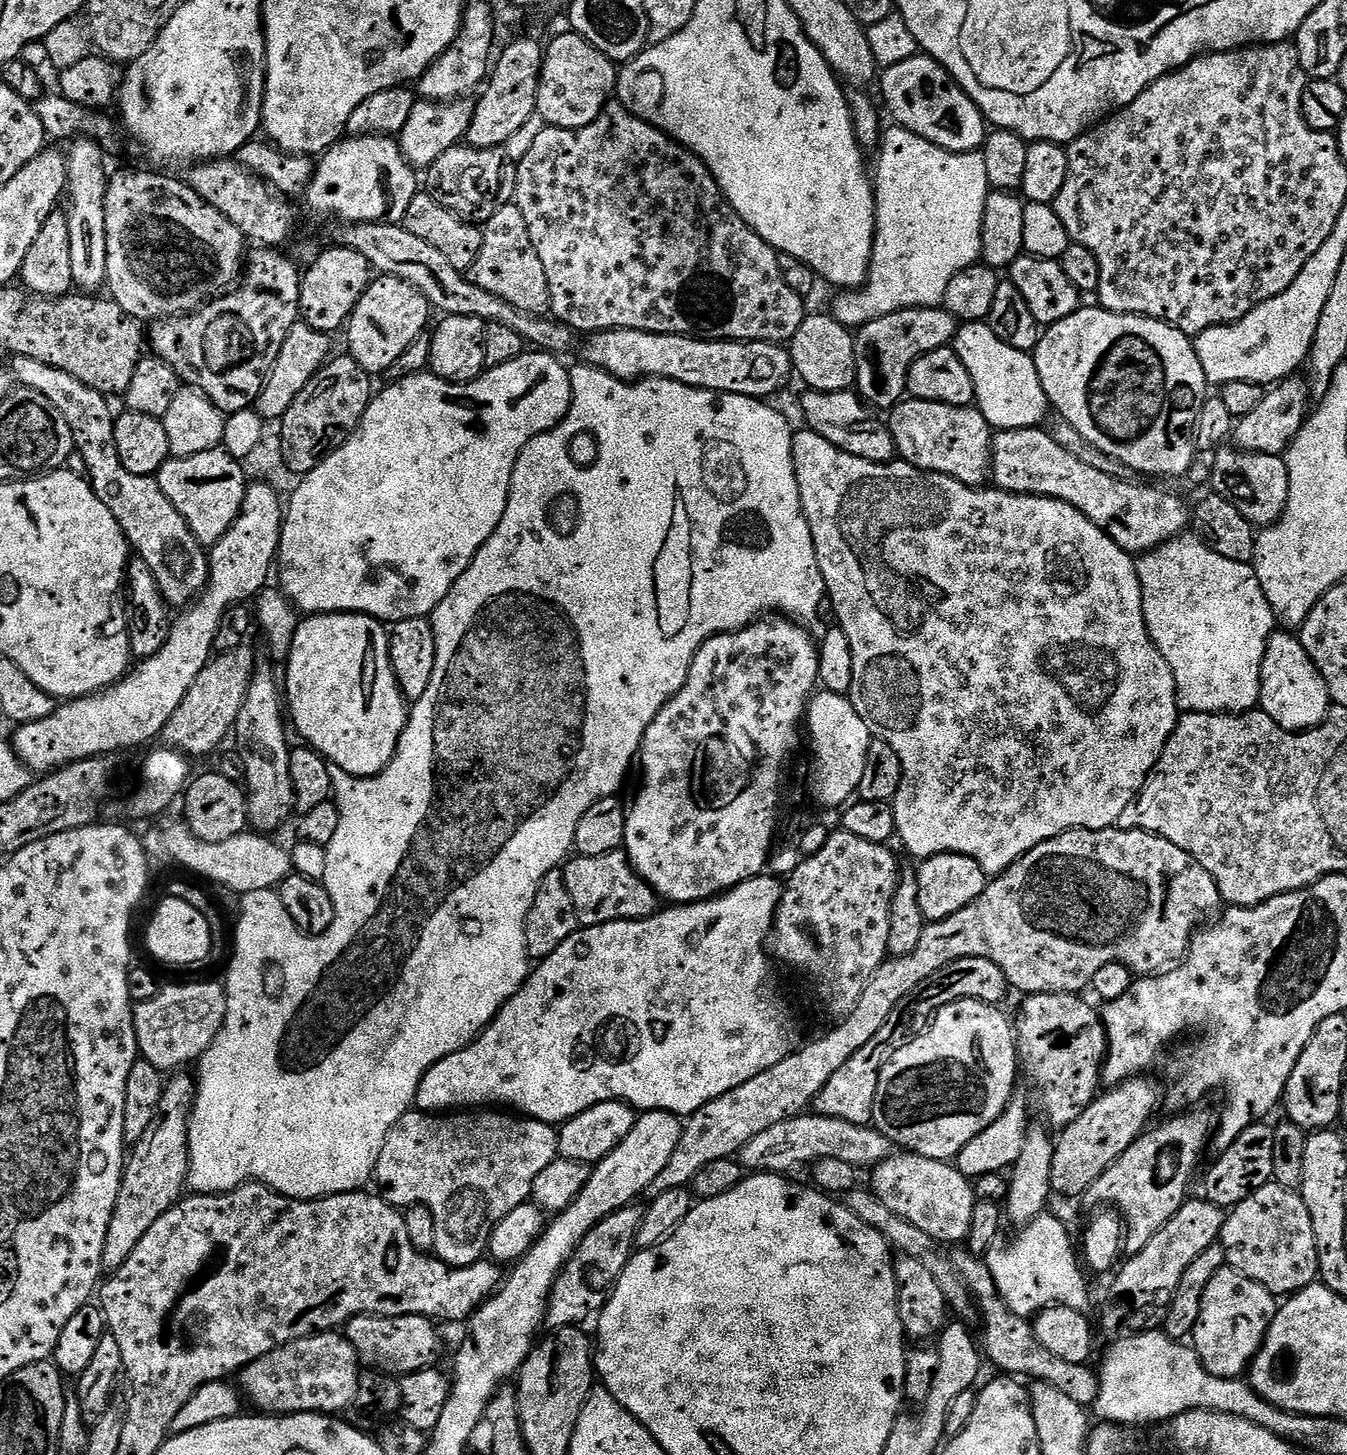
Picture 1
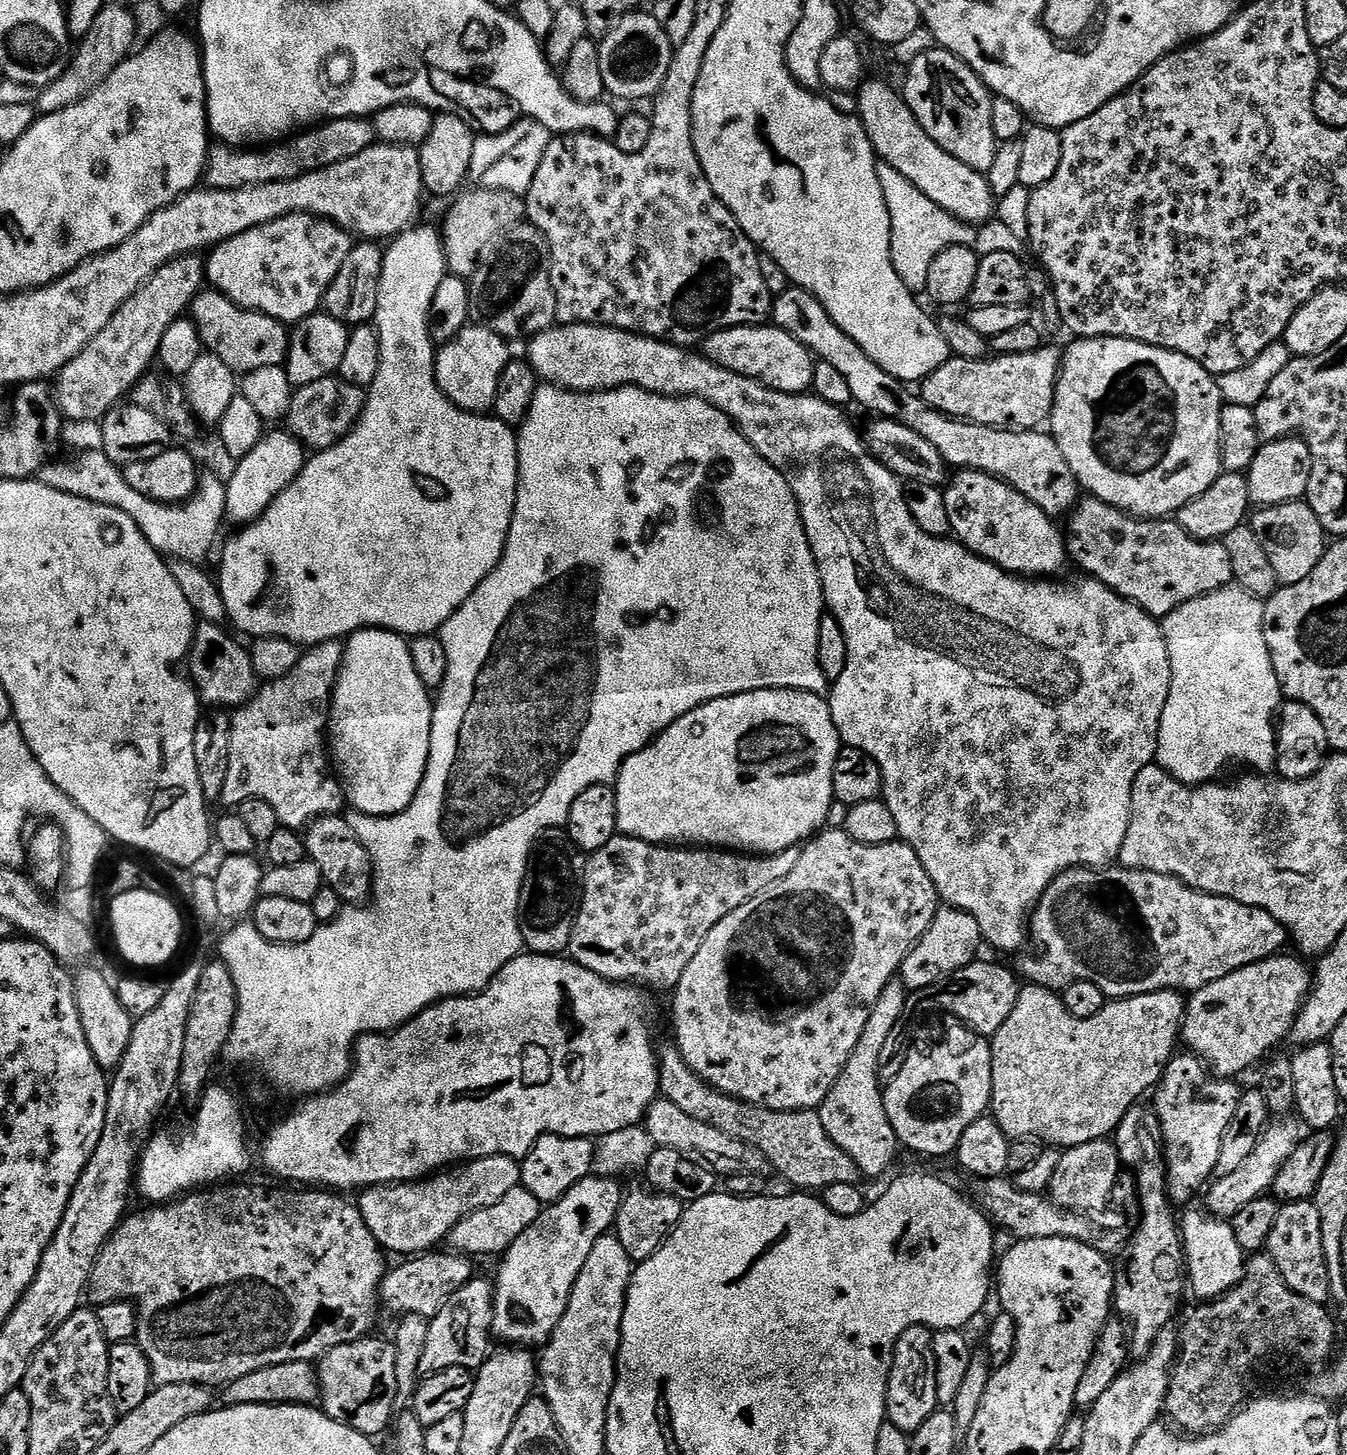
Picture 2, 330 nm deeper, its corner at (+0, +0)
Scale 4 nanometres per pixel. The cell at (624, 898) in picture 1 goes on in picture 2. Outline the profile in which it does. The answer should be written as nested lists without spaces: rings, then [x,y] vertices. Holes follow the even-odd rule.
[[[617,834],[602,846],[602,850],[588,856],[580,913],[574,922],[567,955],[577,964],[586,966],[586,970],[594,970],[594,974],[615,980],[617,984],[675,990],[682,974],[686,974],[686,966],[690,966],[702,942],[706,942],[706,934],[710,934],[726,914],[734,914],[738,906],[746,906],[750,898],[782,882],[782,878],[794,870],[799,858],[799,847],[765,856],[709,850],[704,846],[651,844],[633,836]]]

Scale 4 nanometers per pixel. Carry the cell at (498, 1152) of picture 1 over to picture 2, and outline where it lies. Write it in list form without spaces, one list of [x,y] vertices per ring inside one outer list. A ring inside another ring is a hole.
[[[514,1156],[466,1160],[422,1180],[376,1184],[363,1189],[359,1193],[358,1207],[366,1226],[370,1226],[370,1234],[374,1234],[381,1248],[389,1253],[401,1252],[404,1258],[424,1254],[443,1245],[462,1218],[486,1210],[486,1206],[494,1206],[494,1202],[510,1194],[510,1190],[521,1187],[520,1165],[521,1161]]]

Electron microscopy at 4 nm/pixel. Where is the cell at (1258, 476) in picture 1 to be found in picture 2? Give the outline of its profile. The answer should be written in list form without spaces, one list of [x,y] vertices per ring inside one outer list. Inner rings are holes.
[[[1304,500],[1286,502],[1269,508],[1257,507],[1250,516],[1250,526],[1254,534],[1258,534],[1258,542],[1262,542],[1262,550],[1270,554],[1270,566],[1274,566],[1274,574],[1278,574],[1281,585],[1302,582],[1314,571],[1314,566],[1322,562],[1326,547],[1326,533],[1322,522],[1318,522],[1318,514]]]

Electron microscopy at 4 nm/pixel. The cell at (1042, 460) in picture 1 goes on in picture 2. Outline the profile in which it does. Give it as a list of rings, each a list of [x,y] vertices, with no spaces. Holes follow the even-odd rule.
[[[1084,498],[1077,503],[1076,507],[1070,512],[1067,517],[1068,528],[1066,527],[1066,543],[1068,546],[1069,557],[1083,570],[1087,575],[1094,580],[1100,580],[1110,590],[1114,590],[1122,598],[1126,598],[1130,602],[1134,602],[1146,614],[1163,618],[1169,616],[1174,610],[1178,610],[1178,606],[1182,606],[1186,602],[1190,602],[1199,596],[1210,594],[1219,588],[1229,587],[1233,583],[1232,567],[1230,566],[1230,554],[1226,554],[1226,546],[1222,542],[1214,540],[1195,540],[1192,536],[1186,534],[1186,530],[1182,530],[1182,526],[1176,523],[1172,518],[1141,518],[1138,516],[1130,516],[1127,512],[1121,512],[1119,508],[1110,506],[1106,502],[1095,498]]]

